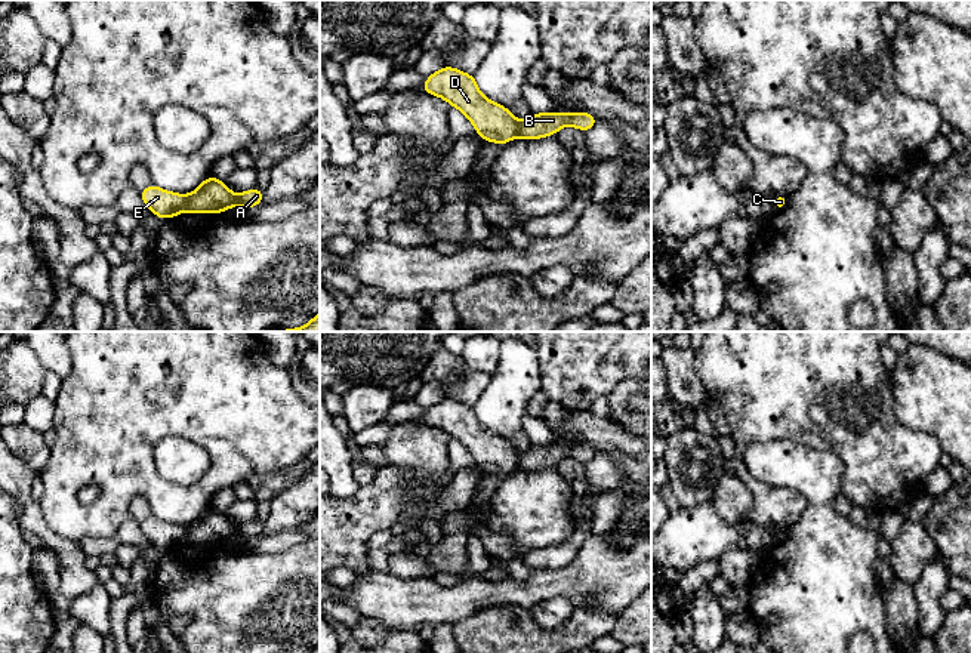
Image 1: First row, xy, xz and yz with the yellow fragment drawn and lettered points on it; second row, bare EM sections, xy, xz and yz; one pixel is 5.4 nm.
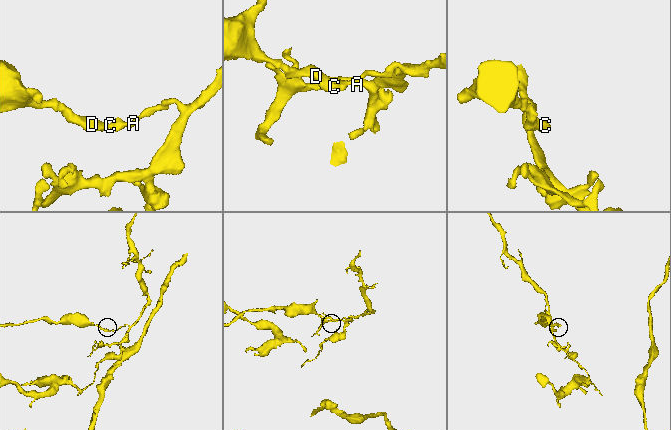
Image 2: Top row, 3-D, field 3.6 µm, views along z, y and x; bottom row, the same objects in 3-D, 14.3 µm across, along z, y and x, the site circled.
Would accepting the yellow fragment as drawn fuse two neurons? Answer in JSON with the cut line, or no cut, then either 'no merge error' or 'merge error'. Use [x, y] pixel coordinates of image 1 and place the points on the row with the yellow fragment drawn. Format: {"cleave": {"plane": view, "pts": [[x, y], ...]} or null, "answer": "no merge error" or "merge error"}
{"cleave": {"plane": "xy", "pts": [[188, 196], [185, 209]]}, "answer": "merge error"}

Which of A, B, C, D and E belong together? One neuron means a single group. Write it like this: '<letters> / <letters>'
A B C / D E

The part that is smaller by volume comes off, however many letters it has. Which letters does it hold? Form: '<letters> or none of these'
A, B, C

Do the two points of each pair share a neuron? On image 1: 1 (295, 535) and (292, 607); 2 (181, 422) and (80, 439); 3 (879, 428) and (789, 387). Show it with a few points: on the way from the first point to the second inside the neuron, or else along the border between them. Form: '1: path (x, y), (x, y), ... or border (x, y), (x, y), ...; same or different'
1: border (304, 539), (277, 553), (261, 553); different
2: path (156, 422), (111, 422), (105, 428); same
3: path (857, 418), (829, 390), (811, 387); same

